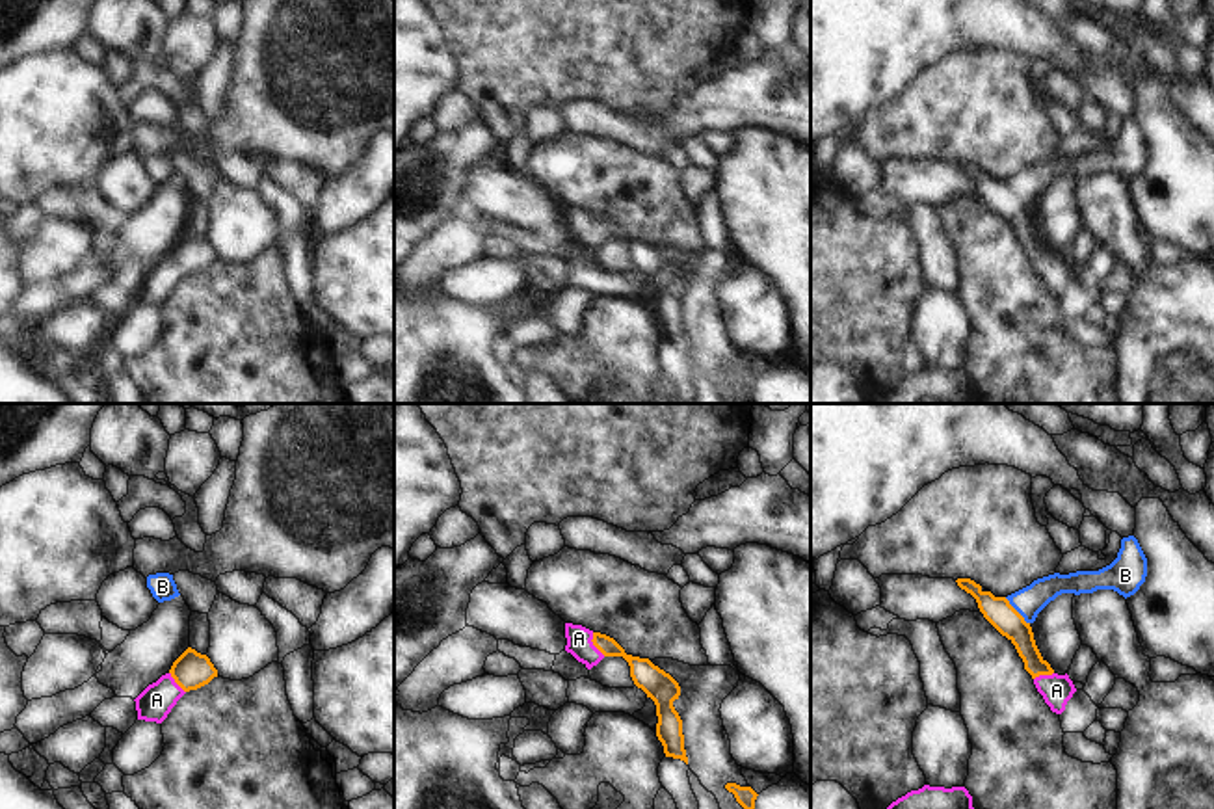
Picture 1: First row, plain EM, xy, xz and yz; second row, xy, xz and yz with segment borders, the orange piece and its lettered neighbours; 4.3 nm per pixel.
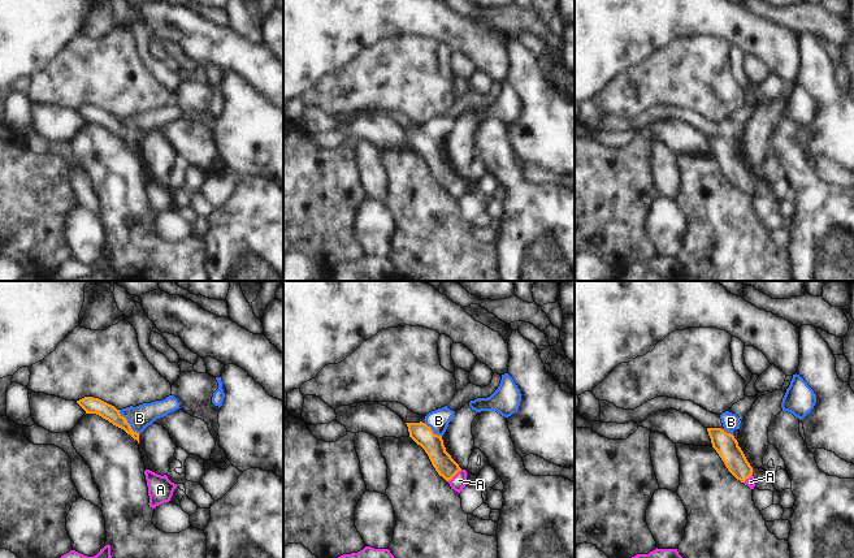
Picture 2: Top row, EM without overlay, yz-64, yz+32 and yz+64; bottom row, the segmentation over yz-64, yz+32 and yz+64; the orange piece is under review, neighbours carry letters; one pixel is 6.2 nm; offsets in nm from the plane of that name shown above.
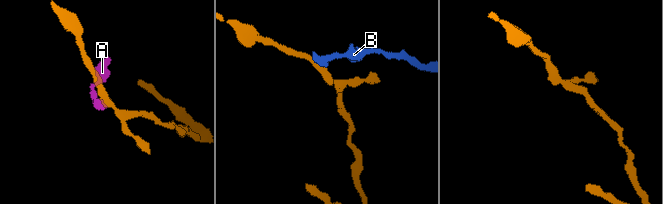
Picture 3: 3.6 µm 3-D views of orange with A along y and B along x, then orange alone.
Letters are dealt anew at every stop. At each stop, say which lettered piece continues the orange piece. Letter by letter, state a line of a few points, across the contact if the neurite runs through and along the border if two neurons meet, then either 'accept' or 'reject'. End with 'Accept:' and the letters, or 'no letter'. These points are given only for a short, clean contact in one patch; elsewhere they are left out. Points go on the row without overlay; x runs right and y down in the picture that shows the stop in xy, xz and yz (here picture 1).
A: line xz (644, 255), (620, 235), (593, 227), (584, 227), (579, 222); accept
B: line yz (1004, 181), (1029, 207); reject
Accept: A

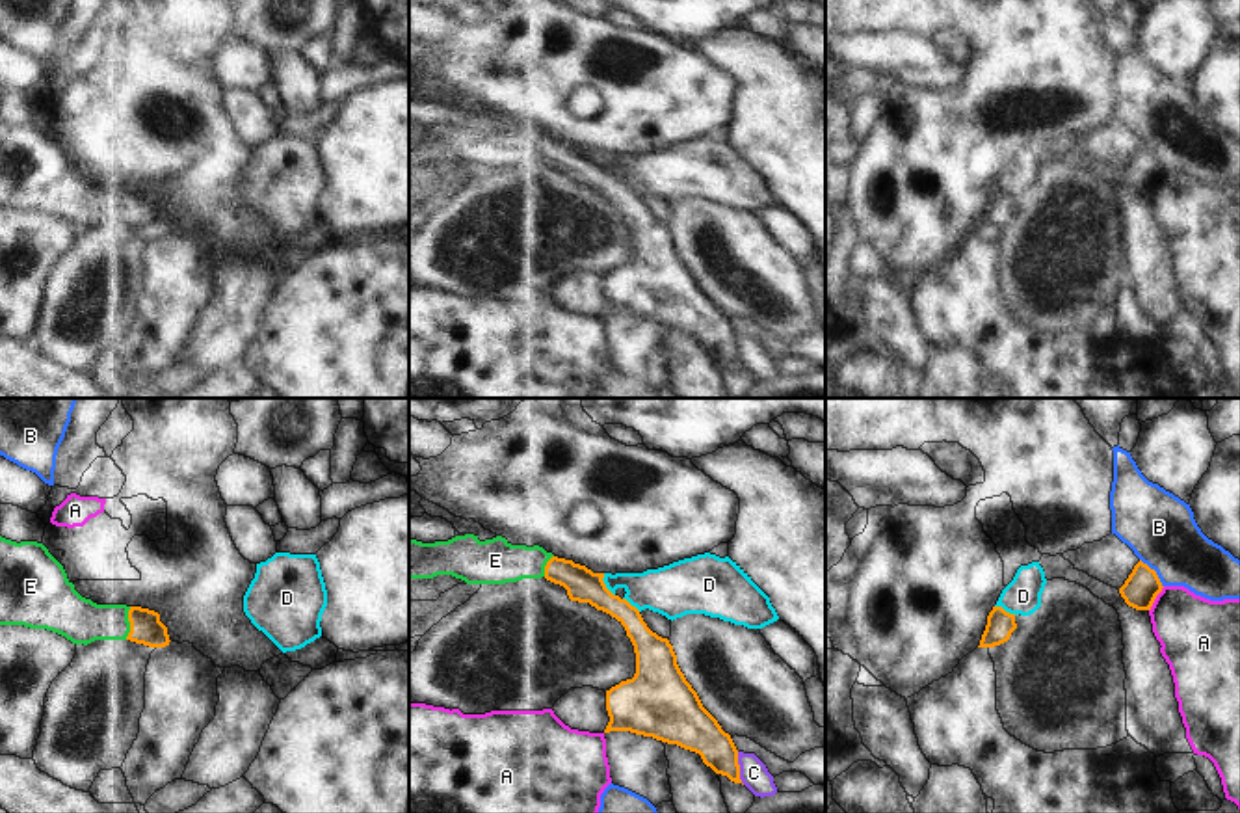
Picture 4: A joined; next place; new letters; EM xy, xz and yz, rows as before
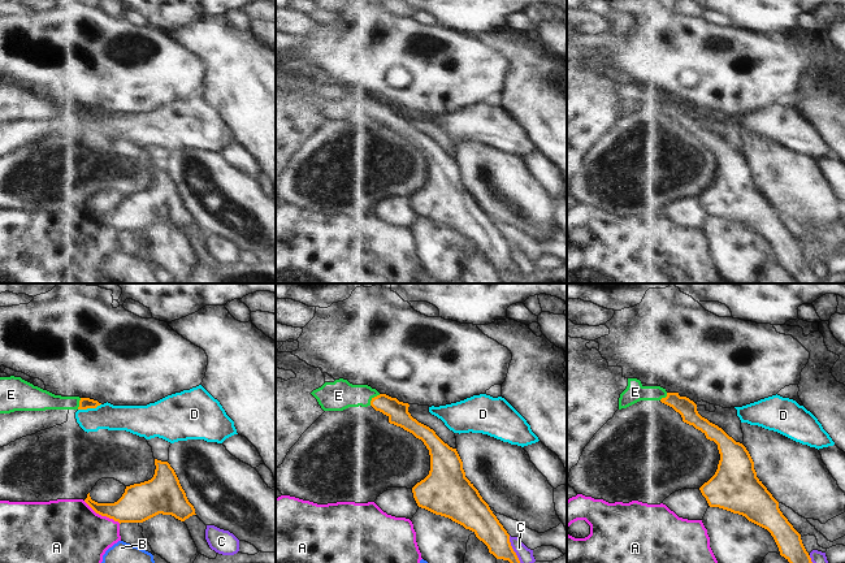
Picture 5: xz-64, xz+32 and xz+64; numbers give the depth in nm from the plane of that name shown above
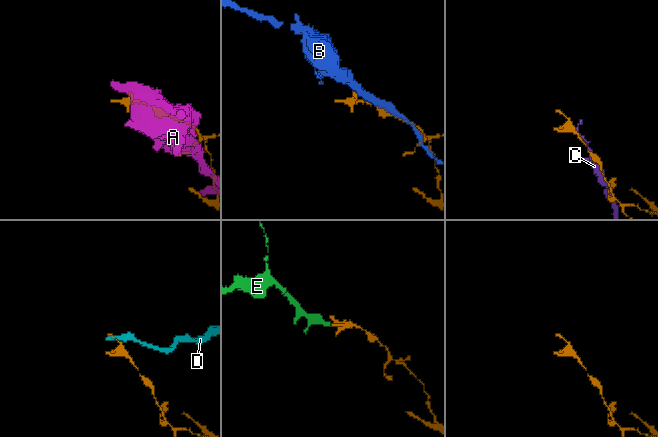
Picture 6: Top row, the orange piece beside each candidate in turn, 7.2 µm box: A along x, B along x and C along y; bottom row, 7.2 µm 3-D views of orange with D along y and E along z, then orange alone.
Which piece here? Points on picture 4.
A: reject
B: line yz (1140, 142), (1155, 155), (1162, 170); reject
C: reject
D: line xz (603, 157), (603, 166), (614, 179); reject
E: line xy (145, 211), (131, 207), (80, 203); accept
Accept: E

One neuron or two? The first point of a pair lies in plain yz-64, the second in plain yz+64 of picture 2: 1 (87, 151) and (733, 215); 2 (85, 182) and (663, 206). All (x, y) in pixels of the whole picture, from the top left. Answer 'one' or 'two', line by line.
1: one
2: two

